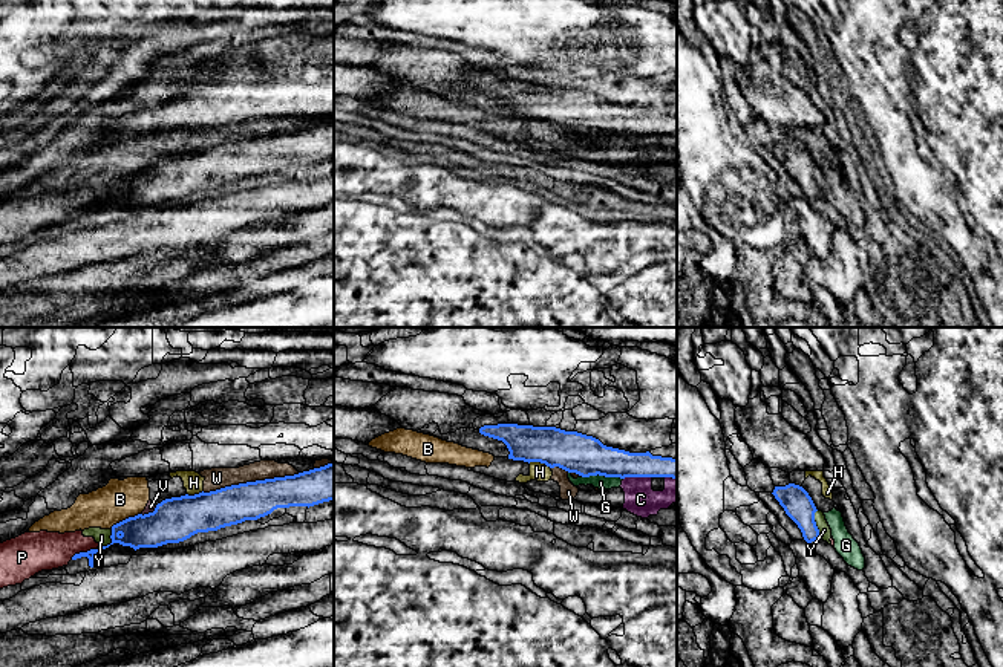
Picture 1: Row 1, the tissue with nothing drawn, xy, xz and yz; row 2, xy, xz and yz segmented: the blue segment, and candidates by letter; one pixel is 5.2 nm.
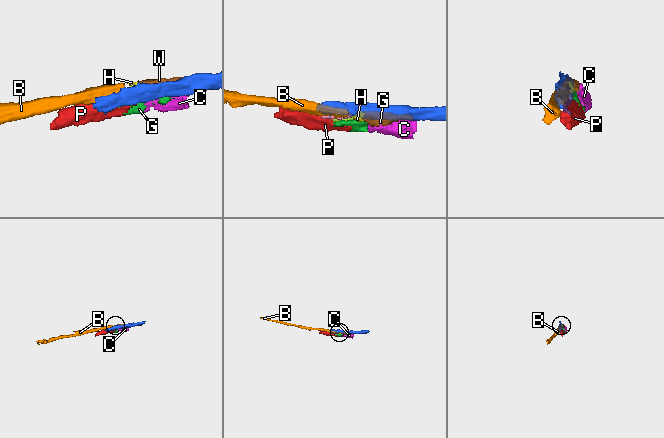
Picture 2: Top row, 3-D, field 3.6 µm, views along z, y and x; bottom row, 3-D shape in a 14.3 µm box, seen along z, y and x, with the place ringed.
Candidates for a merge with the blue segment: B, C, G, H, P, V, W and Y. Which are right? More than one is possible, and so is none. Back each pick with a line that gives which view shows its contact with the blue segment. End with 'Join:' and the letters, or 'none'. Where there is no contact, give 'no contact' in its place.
Join: none

